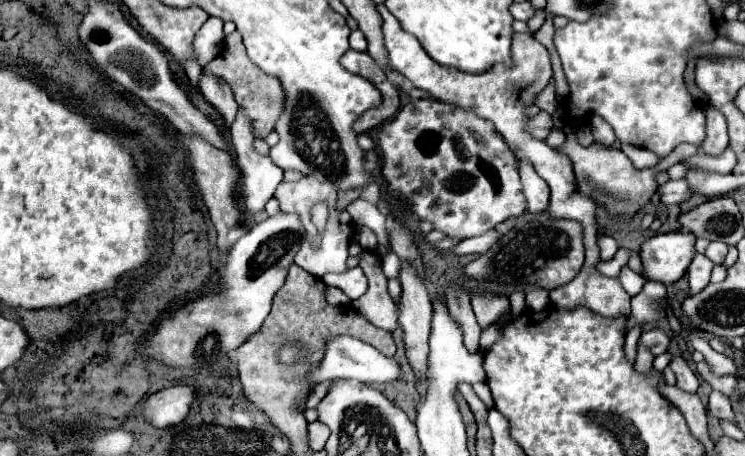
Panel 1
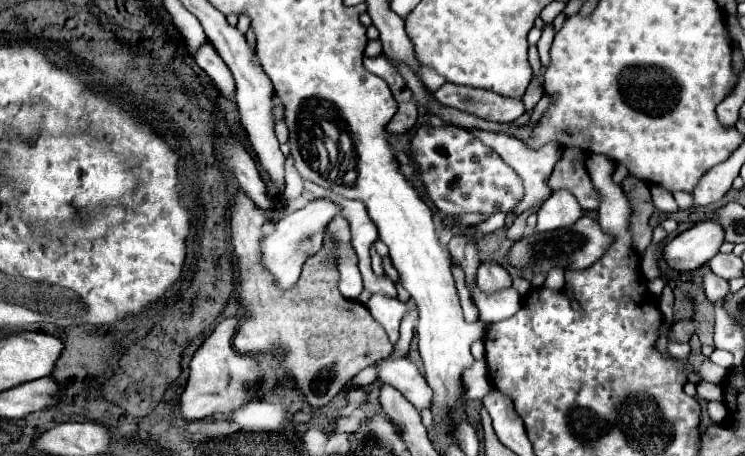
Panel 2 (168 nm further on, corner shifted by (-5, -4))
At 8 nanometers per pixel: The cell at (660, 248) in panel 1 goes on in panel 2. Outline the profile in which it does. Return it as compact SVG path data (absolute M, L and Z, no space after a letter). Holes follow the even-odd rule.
M706 220L670 238L664 244L662 256L672 270L694 272L696 268L704 266L712 256L718 254L722 242L724 242L724 232L720 224Z

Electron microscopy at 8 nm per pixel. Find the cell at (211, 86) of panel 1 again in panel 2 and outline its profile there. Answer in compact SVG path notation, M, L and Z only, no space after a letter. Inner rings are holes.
M202 44L196 54L196 64L210 76L210 80L216 84L222 96L230 98L234 94L234 78L228 70L228 66L222 62L222 58L216 54L212 44Z

